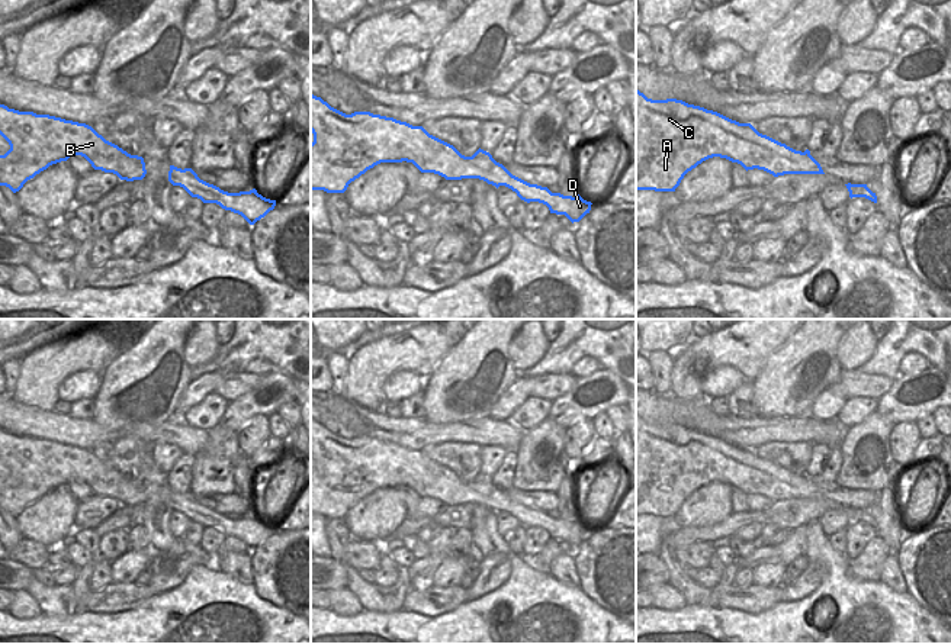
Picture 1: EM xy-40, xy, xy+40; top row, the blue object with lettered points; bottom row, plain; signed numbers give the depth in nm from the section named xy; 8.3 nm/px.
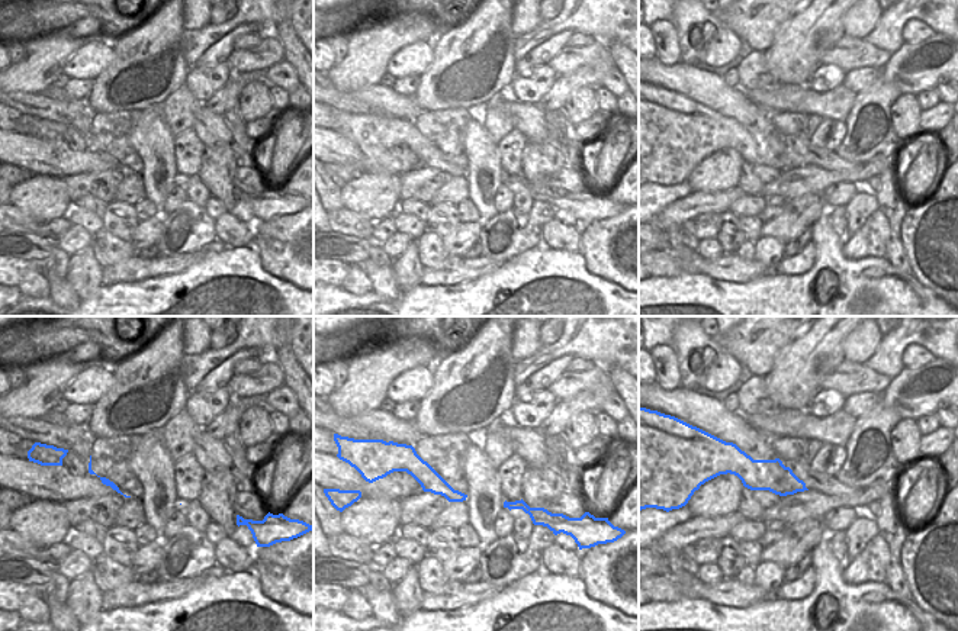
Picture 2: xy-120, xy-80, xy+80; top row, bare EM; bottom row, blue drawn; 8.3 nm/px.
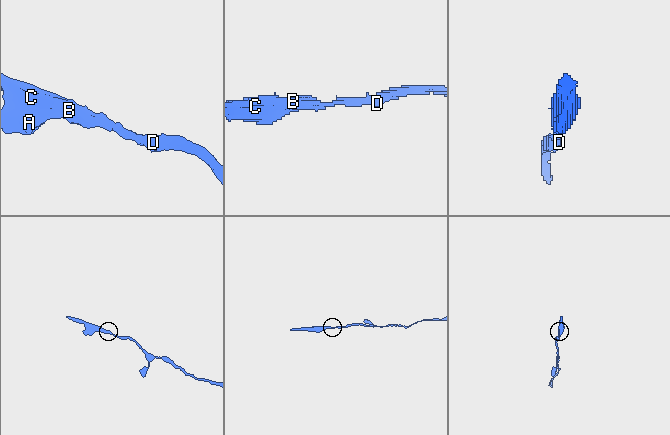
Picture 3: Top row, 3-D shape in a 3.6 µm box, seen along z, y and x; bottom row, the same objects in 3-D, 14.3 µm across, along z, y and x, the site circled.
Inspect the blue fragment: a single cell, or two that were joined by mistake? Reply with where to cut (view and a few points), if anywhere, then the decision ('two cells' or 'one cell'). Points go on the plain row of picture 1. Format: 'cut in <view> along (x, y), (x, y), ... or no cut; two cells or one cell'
no cut; one cell

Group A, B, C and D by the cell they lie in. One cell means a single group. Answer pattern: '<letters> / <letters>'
A B C D

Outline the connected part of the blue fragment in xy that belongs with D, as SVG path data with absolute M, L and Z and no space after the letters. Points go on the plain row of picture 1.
M314 419L311 457L311 515L344 518L351 506L375 490L407 486L421 498L434 498L446 505L479 503L497 513L505 511L521 525L543 528L550 538L565 540L572 548L591 535L592 528L579 519L552 518L513 500L481 473L465 482L423 451L370 437L346 439Z

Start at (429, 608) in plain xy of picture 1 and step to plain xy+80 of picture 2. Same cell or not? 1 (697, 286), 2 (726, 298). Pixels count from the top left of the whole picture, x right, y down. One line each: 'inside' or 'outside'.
1: outside
2: outside

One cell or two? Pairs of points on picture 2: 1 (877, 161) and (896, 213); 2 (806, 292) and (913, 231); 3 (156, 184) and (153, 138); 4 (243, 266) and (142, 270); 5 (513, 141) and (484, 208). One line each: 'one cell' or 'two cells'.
1: two cells
2: two cells
3: one cell
4: two cells
5: two cells

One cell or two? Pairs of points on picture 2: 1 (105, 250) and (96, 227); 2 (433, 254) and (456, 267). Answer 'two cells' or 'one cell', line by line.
1: two cells
2: two cells

